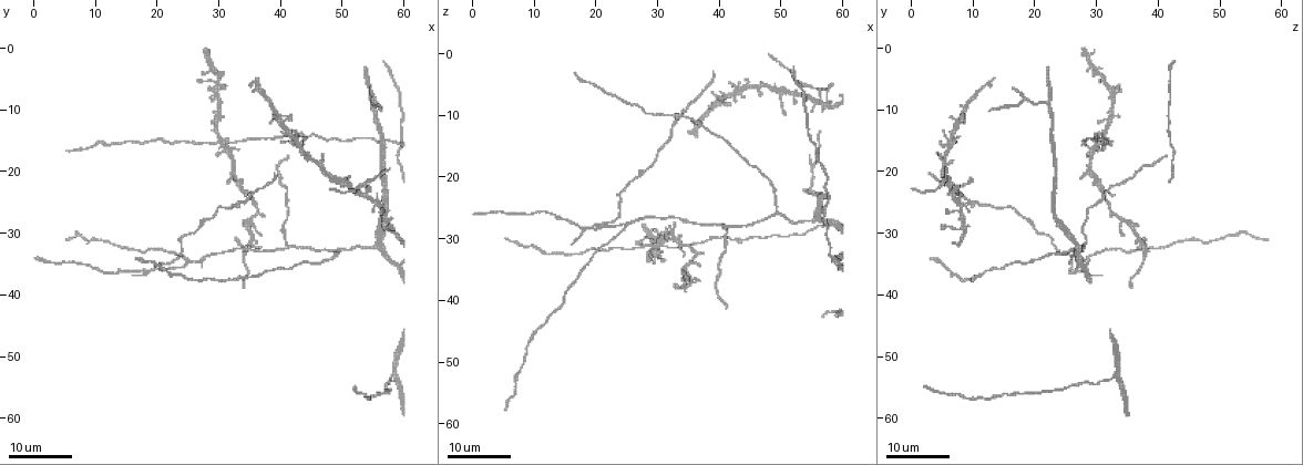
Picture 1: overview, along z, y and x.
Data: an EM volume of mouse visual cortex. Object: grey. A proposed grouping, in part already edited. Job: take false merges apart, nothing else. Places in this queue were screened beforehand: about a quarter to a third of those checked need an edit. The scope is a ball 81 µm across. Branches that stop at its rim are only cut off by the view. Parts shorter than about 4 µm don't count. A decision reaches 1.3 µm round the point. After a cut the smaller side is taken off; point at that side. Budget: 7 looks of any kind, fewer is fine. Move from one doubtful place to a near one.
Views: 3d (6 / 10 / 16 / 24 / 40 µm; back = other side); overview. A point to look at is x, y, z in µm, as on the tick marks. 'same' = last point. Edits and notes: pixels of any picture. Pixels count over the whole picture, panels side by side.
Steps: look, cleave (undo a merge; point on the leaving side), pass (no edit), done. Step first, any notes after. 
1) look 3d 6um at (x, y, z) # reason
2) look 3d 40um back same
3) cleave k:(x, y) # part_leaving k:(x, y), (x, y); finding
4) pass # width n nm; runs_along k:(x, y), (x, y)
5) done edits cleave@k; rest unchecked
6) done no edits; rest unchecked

look 3d 16um at (52.5, 23.5, 6.0) # four-way junction

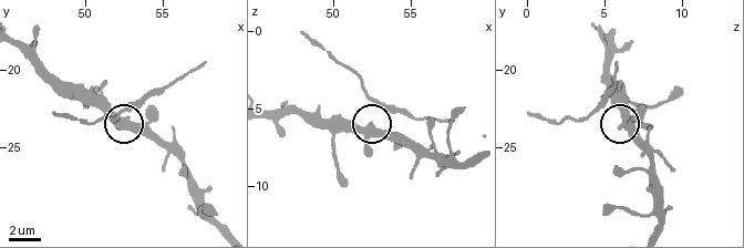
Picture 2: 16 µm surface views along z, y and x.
look 3d 6um at (52.4, 23.6, 6.0)

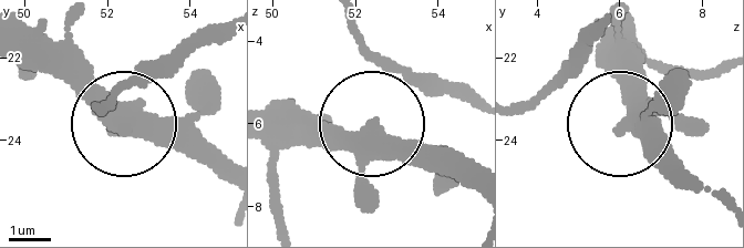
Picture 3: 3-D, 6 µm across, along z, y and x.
pass # one cell here

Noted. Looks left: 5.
look 3d 16um at (58.5, 53.0, 33.0)

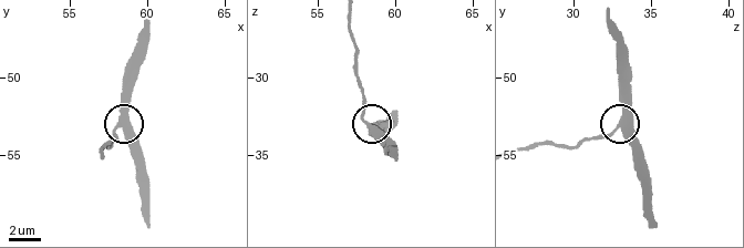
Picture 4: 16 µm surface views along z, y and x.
look 3d 10um at (58.4, 53.2, 32.8)

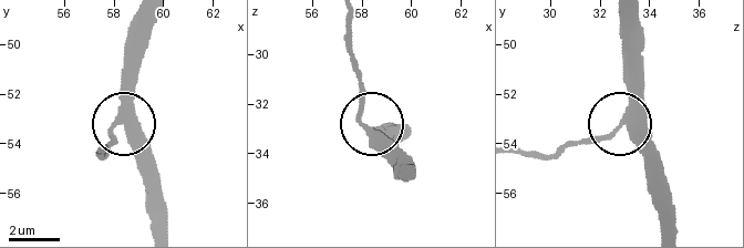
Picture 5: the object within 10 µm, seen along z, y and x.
look 3d 6um at (58.2, 53.2, 33.0)

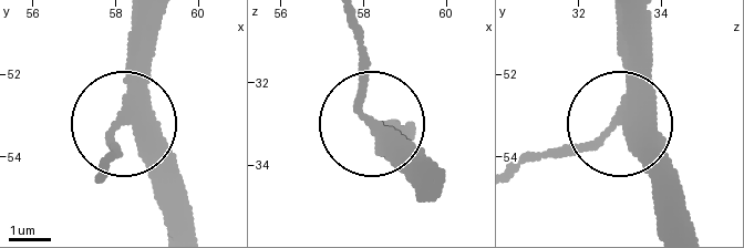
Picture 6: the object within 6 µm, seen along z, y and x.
pass # continuous, no second cell

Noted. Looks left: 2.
look 3d 16um at (36.5, 26.5, 32.5) # branch point

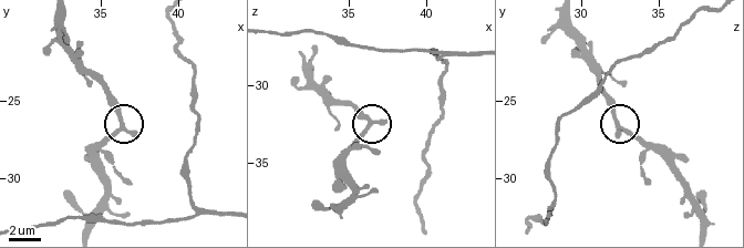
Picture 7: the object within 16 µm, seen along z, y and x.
look 3d 6um at (36.2, 26.8, 32.8)

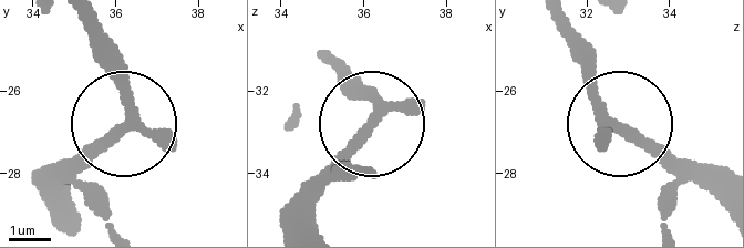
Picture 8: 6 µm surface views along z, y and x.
pass # width 250 nm; one cell here

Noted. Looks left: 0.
done no edits; rest unchecked

